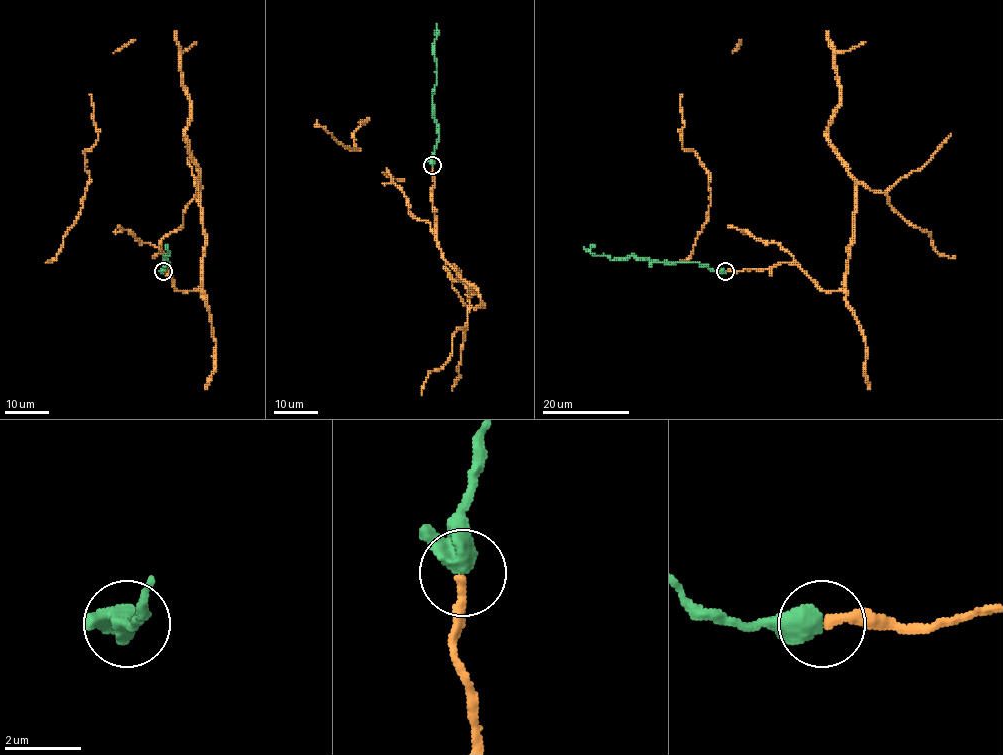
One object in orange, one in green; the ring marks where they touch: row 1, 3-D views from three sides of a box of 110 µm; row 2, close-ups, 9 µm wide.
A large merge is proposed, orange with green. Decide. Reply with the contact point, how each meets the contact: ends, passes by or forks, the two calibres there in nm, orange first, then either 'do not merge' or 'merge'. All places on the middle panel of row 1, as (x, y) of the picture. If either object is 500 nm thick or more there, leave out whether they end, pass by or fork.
place (432, 165); orange ends; green passes by; calibres 280 and 480 nm; merge

